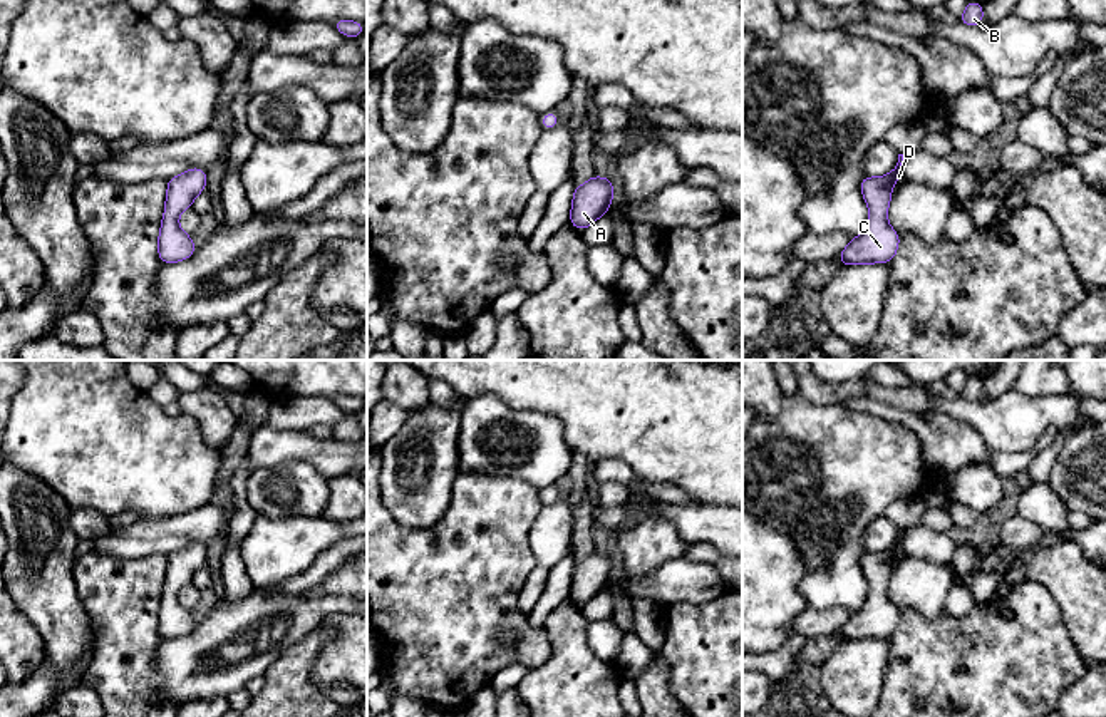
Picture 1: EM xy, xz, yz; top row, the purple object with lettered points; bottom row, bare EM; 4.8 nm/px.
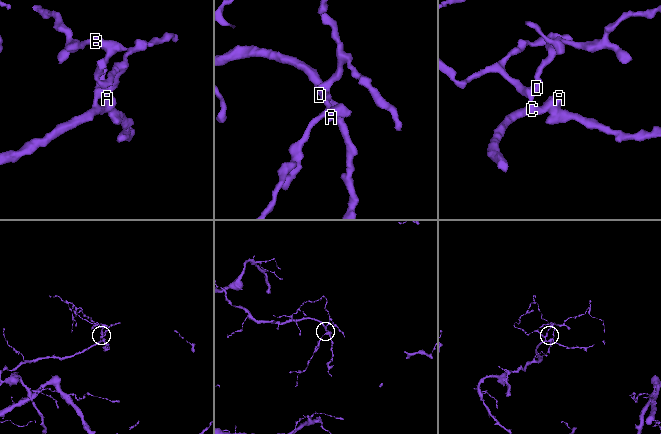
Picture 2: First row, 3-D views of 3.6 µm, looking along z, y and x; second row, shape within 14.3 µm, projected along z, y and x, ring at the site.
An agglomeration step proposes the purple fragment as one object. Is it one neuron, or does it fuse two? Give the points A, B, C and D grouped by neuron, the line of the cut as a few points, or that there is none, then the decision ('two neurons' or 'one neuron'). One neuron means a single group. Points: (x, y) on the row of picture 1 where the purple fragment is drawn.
A B C D | no cut | one neuron

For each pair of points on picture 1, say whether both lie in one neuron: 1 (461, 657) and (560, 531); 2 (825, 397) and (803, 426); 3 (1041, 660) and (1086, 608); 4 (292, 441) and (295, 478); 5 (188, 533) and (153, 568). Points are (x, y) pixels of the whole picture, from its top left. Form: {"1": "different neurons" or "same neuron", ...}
{"1": "different neurons", "2": "different neurons", "3": "different neurons", "4": "different neurons", "5": "different neurons"}

